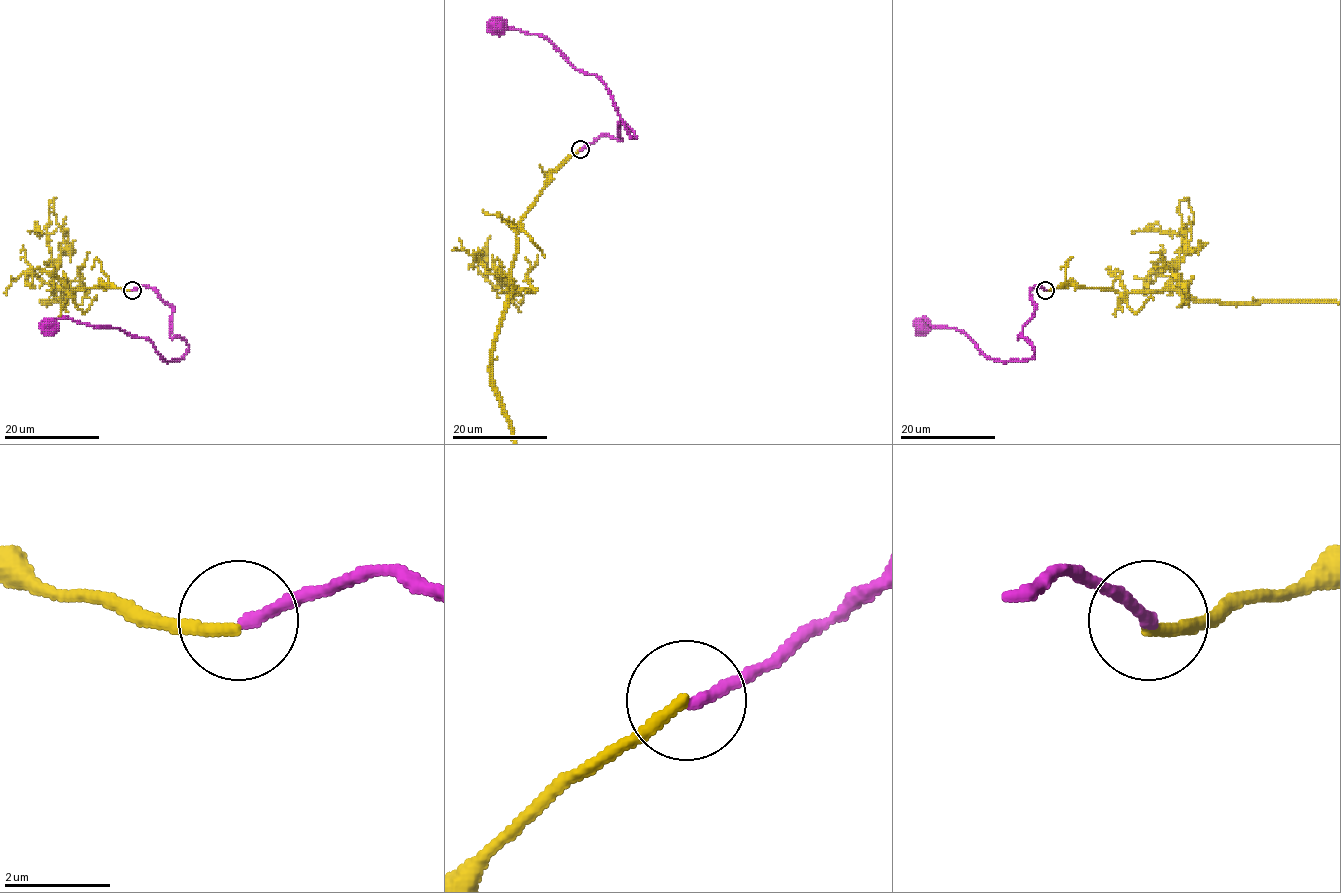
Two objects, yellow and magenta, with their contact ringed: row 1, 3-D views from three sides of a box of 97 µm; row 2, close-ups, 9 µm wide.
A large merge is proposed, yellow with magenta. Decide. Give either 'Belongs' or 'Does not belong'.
Belongs

